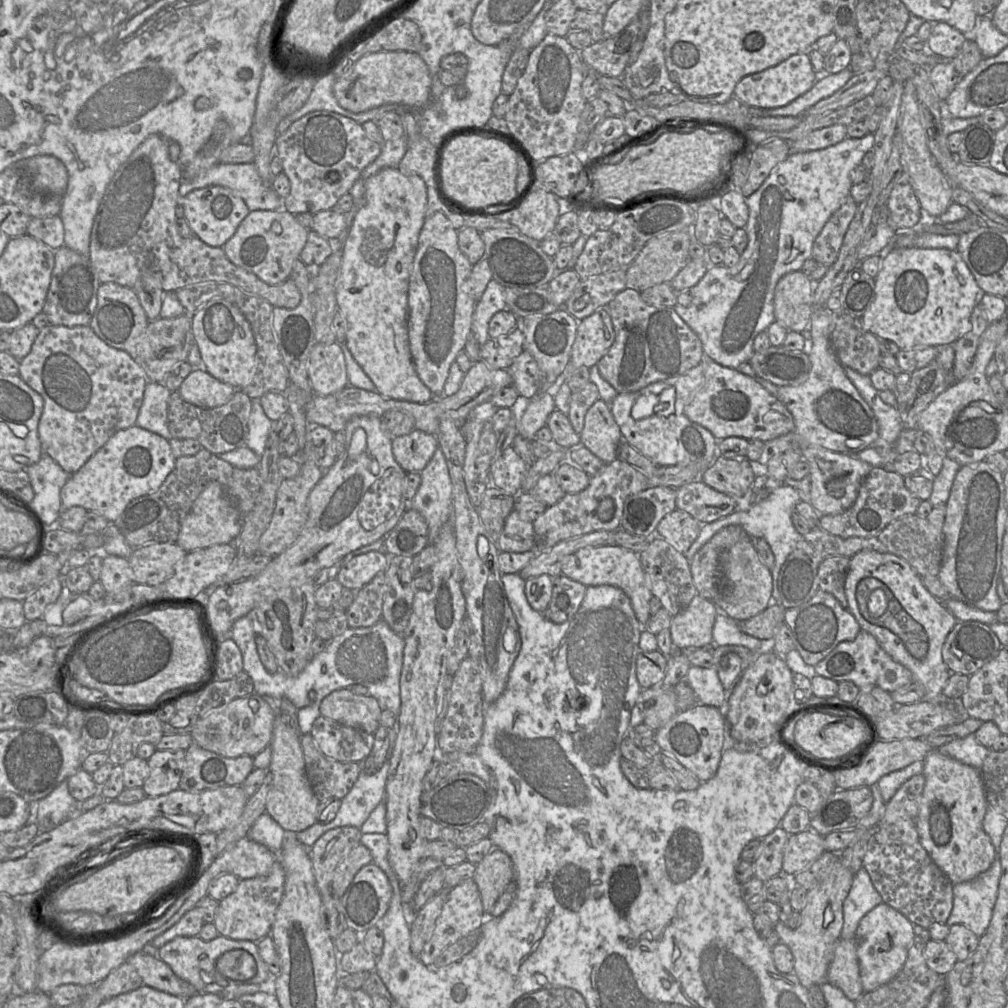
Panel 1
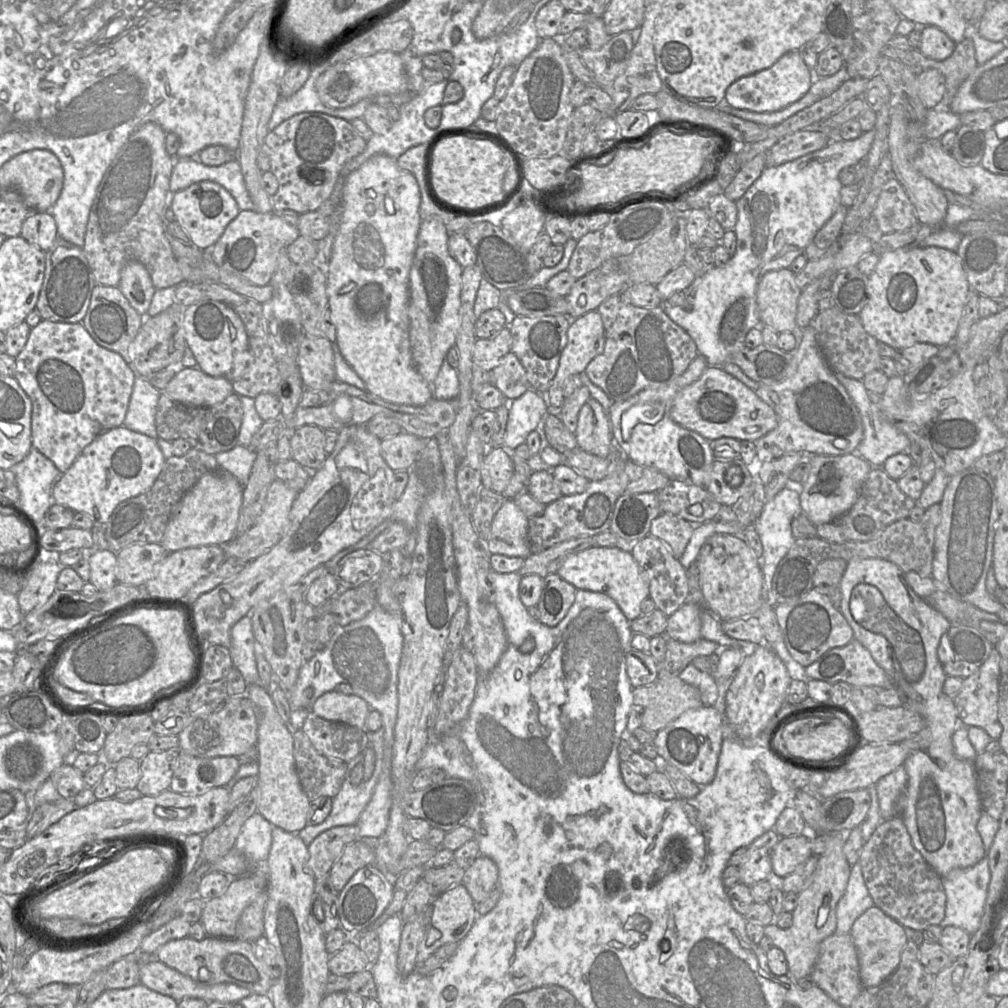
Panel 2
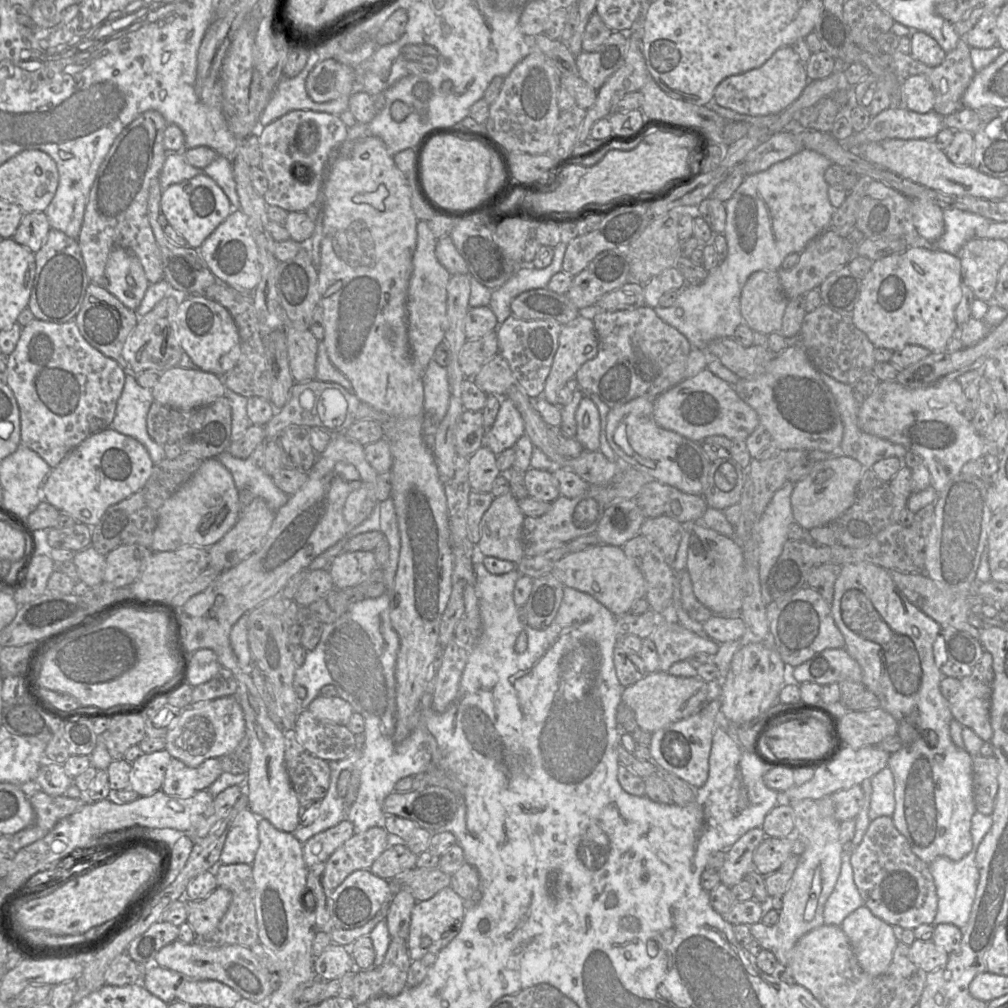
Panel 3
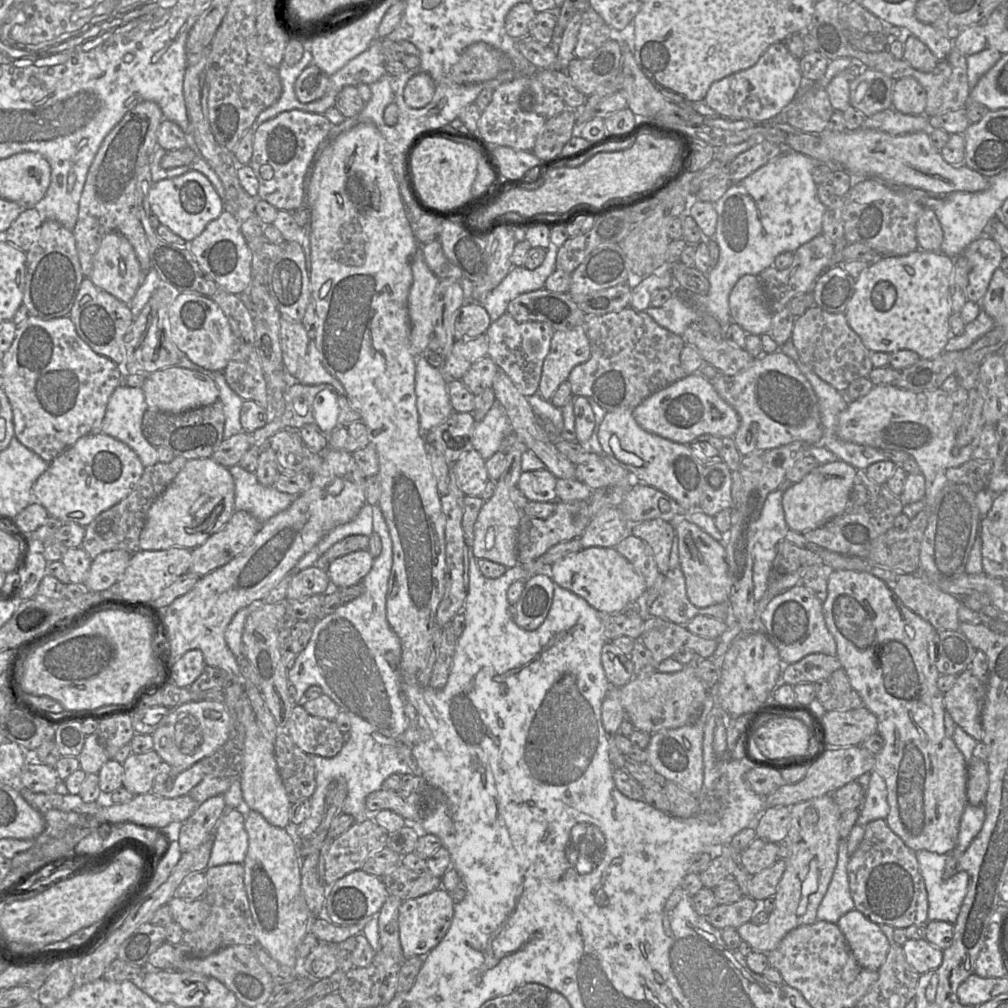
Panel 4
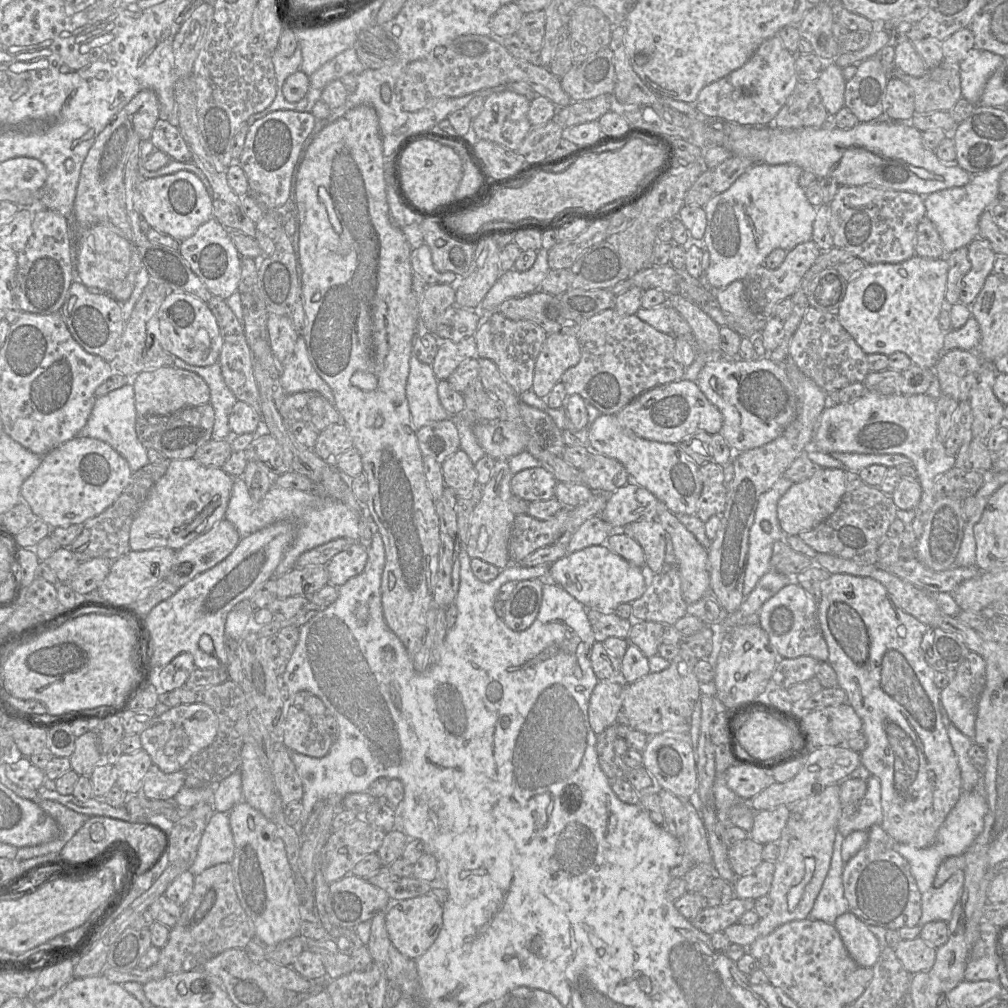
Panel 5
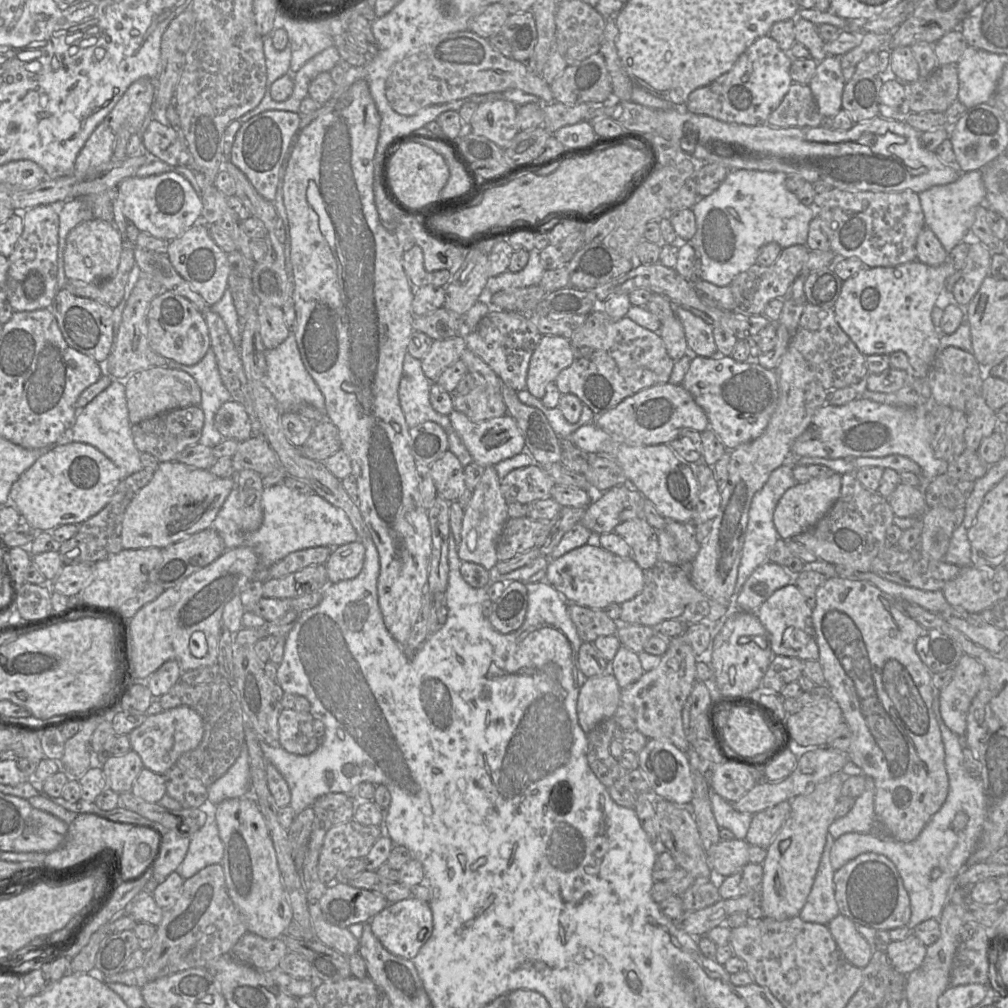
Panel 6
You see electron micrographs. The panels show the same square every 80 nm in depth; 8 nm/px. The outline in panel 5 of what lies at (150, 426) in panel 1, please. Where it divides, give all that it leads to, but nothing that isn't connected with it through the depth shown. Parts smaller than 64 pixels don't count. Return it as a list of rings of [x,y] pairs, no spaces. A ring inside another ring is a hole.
[[[126,384],[96,399],[87,423],[77,436],[106,442],[127,461],[133,473],[149,463],[147,449],[137,438],[135,430],[137,418],[134,388],[131,384]]]

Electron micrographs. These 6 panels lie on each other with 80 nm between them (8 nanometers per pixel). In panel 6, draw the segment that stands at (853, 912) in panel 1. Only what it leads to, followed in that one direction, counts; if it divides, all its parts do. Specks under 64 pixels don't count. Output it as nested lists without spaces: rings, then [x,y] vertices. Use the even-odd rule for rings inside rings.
[[[830,835],[827,836],[827,842],[812,889],[798,915],[805,922],[827,925],[840,914],[835,900],[835,885],[833,881],[835,870],[830,862],[830,852],[836,839]]]

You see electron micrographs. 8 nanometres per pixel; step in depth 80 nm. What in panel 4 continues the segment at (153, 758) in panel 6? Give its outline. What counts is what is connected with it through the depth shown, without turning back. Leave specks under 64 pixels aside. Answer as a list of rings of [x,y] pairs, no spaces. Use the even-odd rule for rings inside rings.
[[[204,700],[182,704],[171,709],[162,725],[151,734],[153,750],[176,770],[190,768],[225,744],[231,731],[231,718],[227,707],[218,701]]]

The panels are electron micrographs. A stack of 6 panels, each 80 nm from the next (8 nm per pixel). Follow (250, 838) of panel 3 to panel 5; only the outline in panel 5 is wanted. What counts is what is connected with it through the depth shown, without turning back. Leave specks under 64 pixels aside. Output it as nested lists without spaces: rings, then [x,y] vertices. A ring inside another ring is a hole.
[[[215,810],[206,826],[189,871],[198,875],[219,863],[230,863],[235,852],[229,814]]]

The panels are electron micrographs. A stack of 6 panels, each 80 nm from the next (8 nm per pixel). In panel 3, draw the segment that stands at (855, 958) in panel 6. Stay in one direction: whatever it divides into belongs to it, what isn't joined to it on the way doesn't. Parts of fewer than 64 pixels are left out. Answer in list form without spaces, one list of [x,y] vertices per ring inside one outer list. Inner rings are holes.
[[[862,906],[841,924],[861,968],[876,978],[889,967],[899,943],[894,927]]]

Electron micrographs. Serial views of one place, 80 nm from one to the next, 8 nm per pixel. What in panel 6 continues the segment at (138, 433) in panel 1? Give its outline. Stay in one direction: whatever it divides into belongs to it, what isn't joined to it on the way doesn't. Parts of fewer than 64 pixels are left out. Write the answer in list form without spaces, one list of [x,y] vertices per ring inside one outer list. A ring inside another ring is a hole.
[[[74,442],[56,446],[41,456],[12,485],[9,502],[31,527],[51,532],[66,524],[80,525],[111,499],[122,480],[117,466],[95,447]]]

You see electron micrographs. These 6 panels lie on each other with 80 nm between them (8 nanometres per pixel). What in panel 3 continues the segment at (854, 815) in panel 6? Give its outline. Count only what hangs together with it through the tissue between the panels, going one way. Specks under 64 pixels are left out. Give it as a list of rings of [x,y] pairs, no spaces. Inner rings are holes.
[[[886,767],[871,780],[872,795],[868,814],[870,821],[882,816],[891,817],[895,810],[895,784],[892,772]]]

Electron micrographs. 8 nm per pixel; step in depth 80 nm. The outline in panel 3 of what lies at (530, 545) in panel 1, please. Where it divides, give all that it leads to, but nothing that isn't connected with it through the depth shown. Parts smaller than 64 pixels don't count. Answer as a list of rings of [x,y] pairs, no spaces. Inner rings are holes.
[[[511,493],[494,497],[480,521],[477,546],[488,557],[518,563],[525,557],[522,527],[525,515]]]

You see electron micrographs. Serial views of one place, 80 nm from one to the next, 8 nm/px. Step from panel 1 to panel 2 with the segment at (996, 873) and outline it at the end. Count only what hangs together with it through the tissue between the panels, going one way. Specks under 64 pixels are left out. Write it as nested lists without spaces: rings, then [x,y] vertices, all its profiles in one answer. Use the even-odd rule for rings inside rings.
[[[986,857],[972,867],[954,869],[942,876],[946,910],[939,925],[960,927],[974,934],[980,927],[990,878]]]

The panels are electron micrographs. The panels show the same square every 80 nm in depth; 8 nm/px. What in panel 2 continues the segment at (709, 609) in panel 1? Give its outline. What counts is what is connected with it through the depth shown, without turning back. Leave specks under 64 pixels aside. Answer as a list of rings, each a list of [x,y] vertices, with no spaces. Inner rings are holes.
[[[687,601],[668,616],[666,635],[683,643],[693,643],[702,638],[701,619],[704,610],[693,601]]]

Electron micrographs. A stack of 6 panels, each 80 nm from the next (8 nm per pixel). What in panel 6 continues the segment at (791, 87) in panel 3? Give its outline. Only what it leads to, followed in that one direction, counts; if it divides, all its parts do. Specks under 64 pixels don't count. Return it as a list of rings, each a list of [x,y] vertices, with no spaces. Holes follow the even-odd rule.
[[[768,34],[763,35],[759,38],[757,38],[736,60],[732,68],[727,71],[726,73],[722,74],[720,77],[718,77],[716,80],[714,80],[712,83],[697,88],[693,92],[690,93],[688,100],[686,102],[686,107],[689,112],[698,114],[698,115],[706,115],[713,117],[715,119],[718,119],[720,121],[728,122],[728,123],[736,123],[736,124],[745,124],[745,125],[760,125],[767,123],[767,119],[769,115],[780,105],[782,102],[784,96],[787,94],[791,84],[793,83],[793,80],[790,76],[790,67],[792,64],[793,59],[799,59],[799,58],[793,58],[790,56],[789,52],[786,52],[782,50],[779,46],[779,44]]]

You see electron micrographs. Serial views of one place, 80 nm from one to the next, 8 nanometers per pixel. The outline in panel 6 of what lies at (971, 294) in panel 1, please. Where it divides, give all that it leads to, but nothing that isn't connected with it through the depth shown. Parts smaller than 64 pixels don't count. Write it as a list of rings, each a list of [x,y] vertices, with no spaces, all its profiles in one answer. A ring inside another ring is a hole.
[[[918,260],[893,267],[864,269],[843,281],[833,307],[835,319],[865,356],[902,351],[908,357],[911,374],[925,378],[938,353],[942,336],[933,324],[932,311],[953,273],[954,268],[949,262],[933,267]]]

